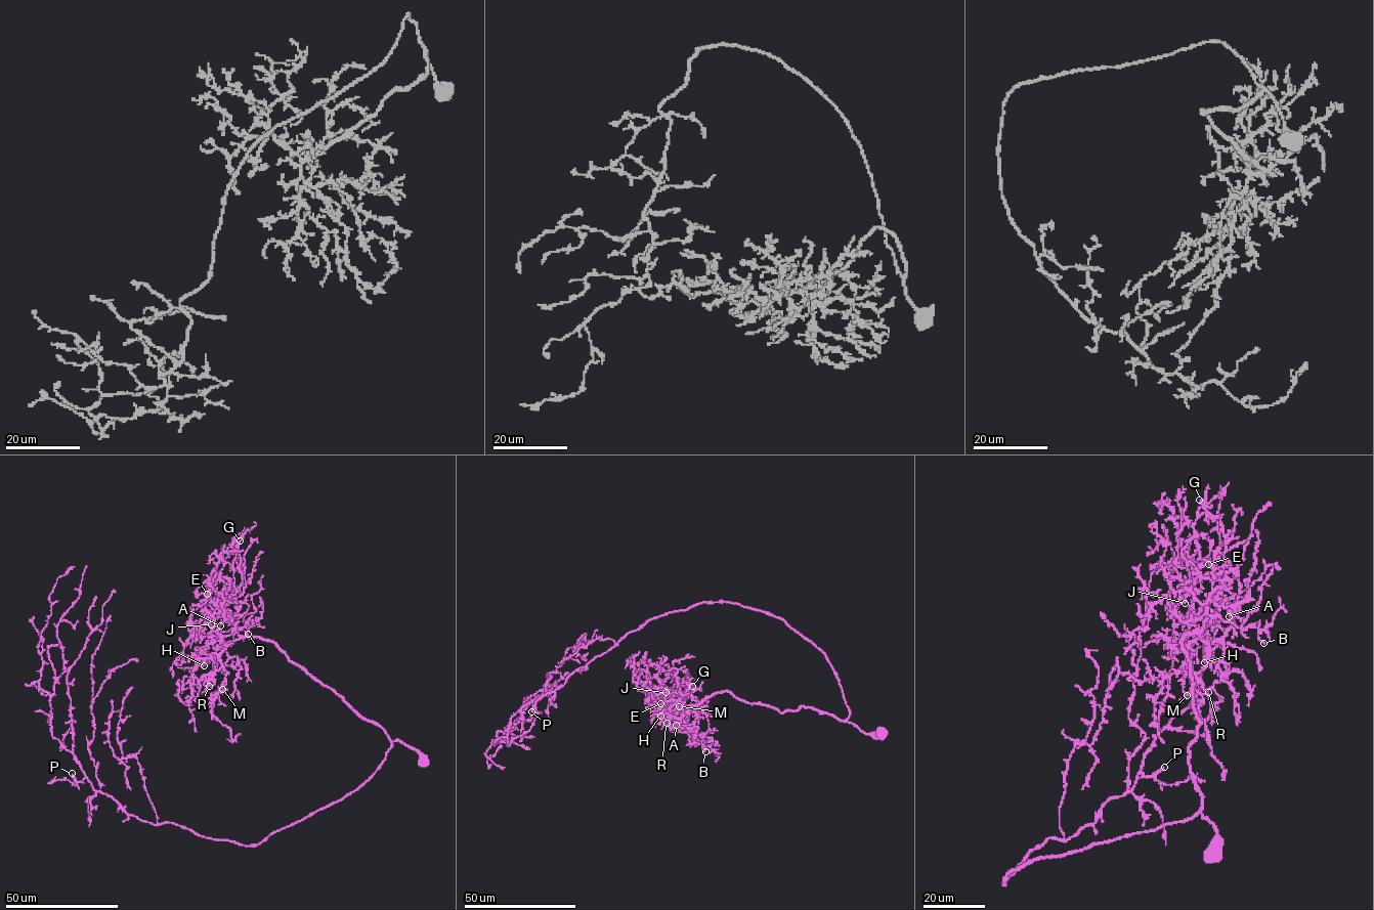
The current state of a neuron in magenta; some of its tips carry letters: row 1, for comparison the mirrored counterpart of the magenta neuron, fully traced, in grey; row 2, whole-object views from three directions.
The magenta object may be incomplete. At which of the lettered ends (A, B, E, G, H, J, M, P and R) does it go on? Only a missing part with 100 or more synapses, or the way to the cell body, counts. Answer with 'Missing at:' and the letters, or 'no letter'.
Missing at: no letter

